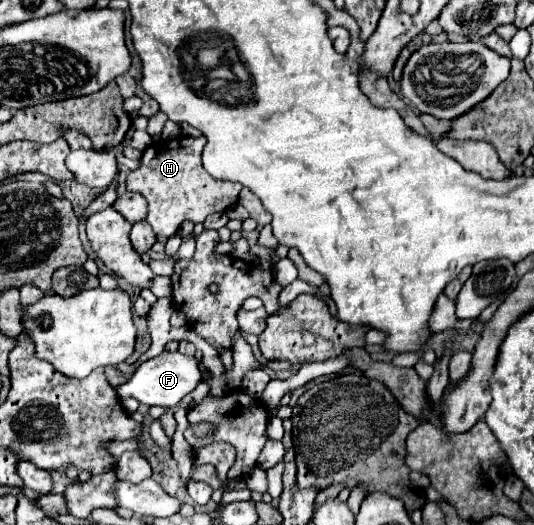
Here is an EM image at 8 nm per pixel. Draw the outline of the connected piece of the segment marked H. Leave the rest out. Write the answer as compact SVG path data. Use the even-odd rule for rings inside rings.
M180 136L176 140L158 142L148 146L142 154L142 166L128 174L126 188L130 192L138 192L148 200L148 224L152 226L158 238L168 238L178 232L184 220L192 220L194 224L204 222L206 216L214 212L224 212L232 204L238 202L238 194L242 190L236 182L222 182L212 178L202 166L202 148L206 140Z

